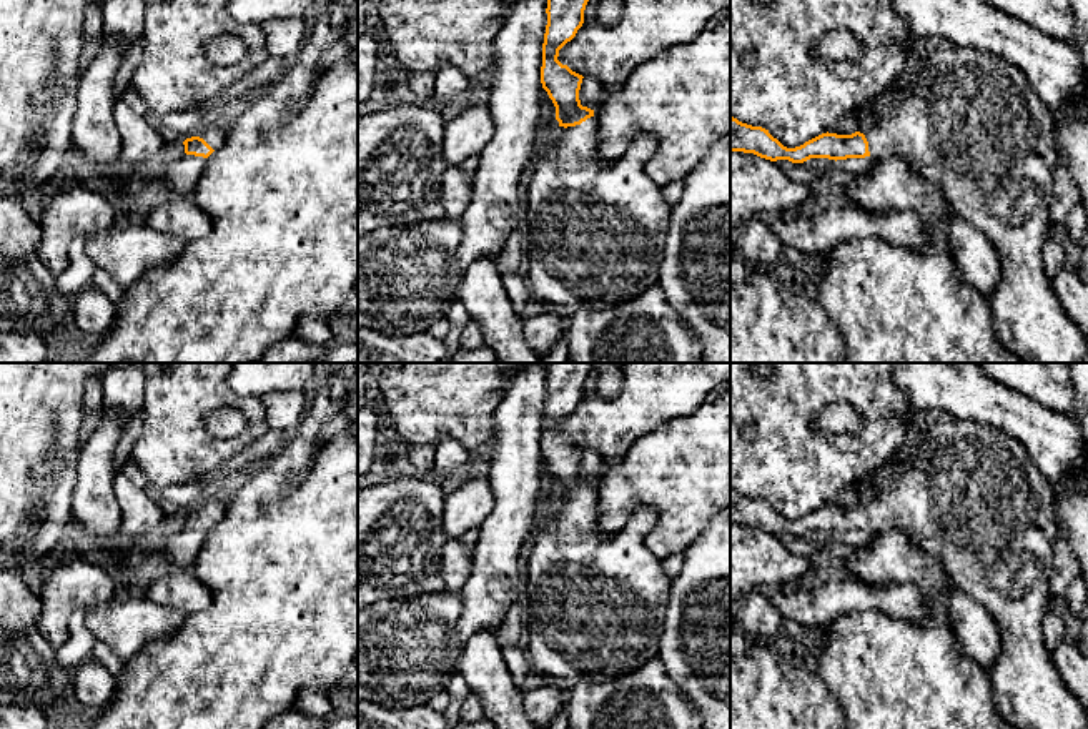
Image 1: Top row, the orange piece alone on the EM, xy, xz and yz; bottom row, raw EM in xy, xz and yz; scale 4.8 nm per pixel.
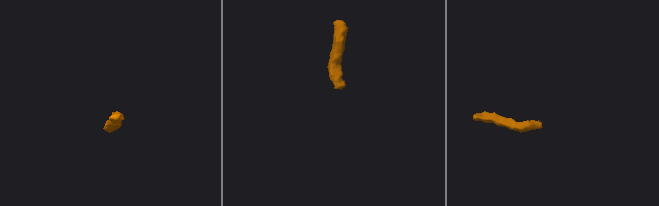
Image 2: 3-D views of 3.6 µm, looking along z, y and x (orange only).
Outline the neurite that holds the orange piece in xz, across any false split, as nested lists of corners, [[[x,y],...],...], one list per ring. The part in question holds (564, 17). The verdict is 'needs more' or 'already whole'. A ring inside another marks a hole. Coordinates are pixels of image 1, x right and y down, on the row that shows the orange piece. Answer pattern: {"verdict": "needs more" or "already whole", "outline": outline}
{"verdict": "needs more", "outline": [[[547,0],[541,83],[556,107],[559,125],[544,153],[531,163],[527,183],[526,281],[531,300],[566,320],[582,308],[612,308],[659,285],[664,236],[670,223],[662,186],[644,171],[657,138],[637,133],[619,158],[602,163],[594,110],[579,100],[584,77],[557,60],[559,50],[582,27],[587,2]]]}

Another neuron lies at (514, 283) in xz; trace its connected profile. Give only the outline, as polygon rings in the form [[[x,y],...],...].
[[[506,273],[501,276],[514,310],[521,315],[526,303],[531,301],[531,290],[522,273]]]

